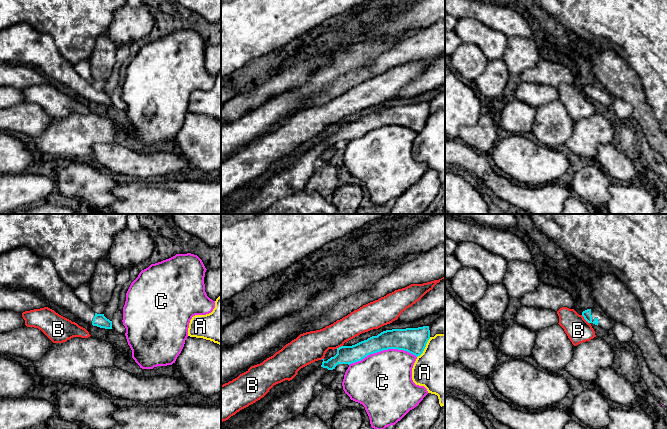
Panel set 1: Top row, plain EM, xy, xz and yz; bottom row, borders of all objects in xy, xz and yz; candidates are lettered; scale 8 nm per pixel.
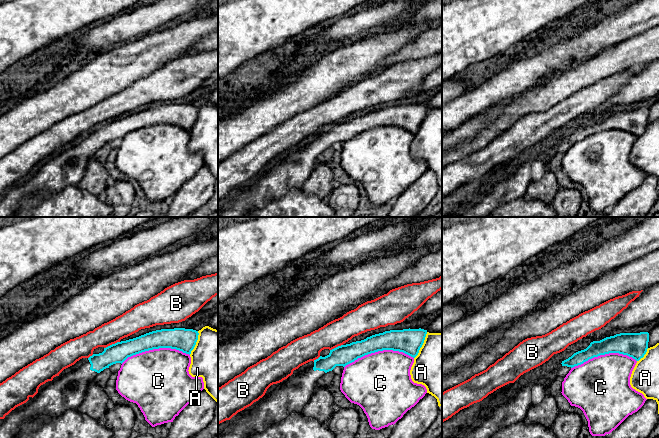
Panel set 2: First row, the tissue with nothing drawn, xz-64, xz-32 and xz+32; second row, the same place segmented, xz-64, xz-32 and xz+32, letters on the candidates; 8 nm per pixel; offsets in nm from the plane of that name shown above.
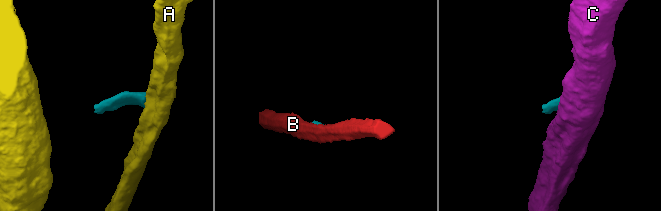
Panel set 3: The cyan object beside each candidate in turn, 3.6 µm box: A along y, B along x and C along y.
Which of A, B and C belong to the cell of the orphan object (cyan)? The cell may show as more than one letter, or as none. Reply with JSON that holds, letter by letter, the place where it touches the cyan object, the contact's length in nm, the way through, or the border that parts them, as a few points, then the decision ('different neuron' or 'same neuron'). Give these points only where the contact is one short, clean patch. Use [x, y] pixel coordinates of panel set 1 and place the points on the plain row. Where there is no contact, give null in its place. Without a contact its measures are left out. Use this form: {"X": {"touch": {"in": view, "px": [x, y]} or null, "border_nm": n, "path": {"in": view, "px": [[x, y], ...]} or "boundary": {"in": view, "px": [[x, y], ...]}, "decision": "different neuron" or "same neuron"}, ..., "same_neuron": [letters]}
{"A": {"touch": {"in": "xz", "px": [425, 122]}, "border_nm": 200, "boundary": {"in": "xz", "px": [[430, 113], [424, 126], [417, 133]]}, "decision": "different neuron"}, "B": {"touch": {"in": "yz", "px": [585, 95]}, "border_nm": 100, "boundary": {"in": "yz", "px": [[581, 91], [589, 99]]}, "decision": "different neuron"}, "C": {"touch": {"in": "xz", "px": [382, 126]}, "border_nm": 550, "decision": "different neuron"}, "same_neuron": []}

